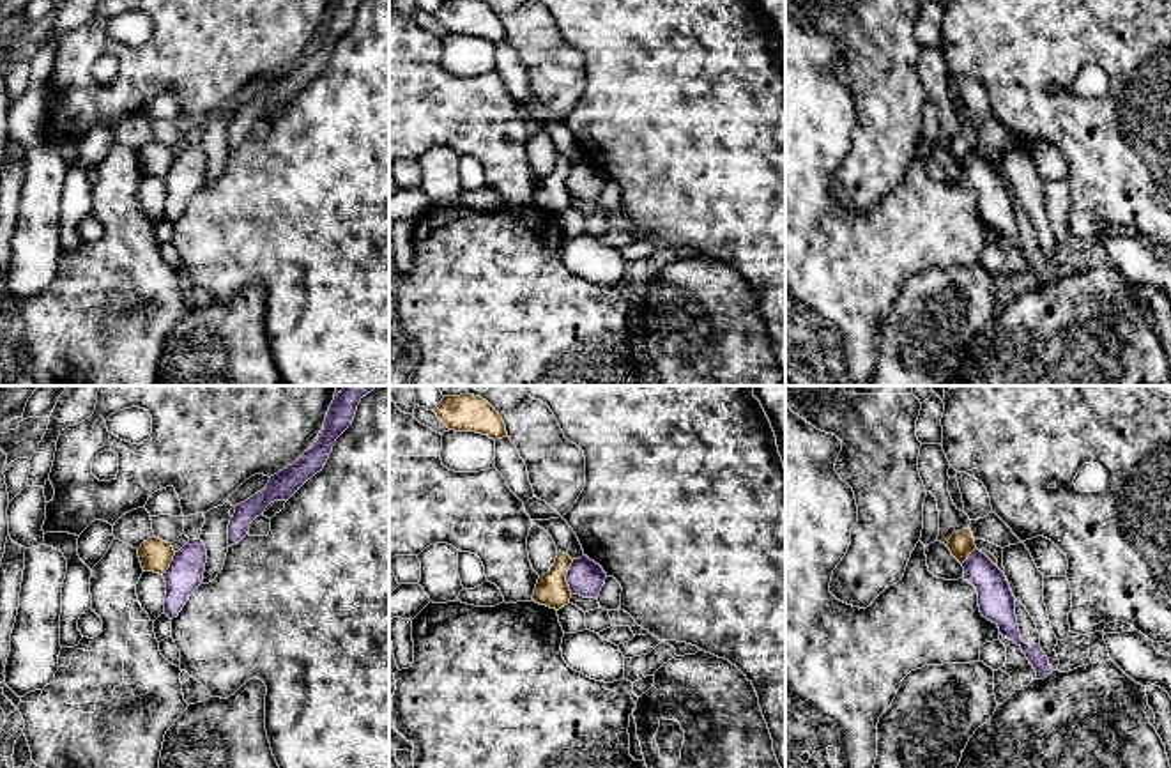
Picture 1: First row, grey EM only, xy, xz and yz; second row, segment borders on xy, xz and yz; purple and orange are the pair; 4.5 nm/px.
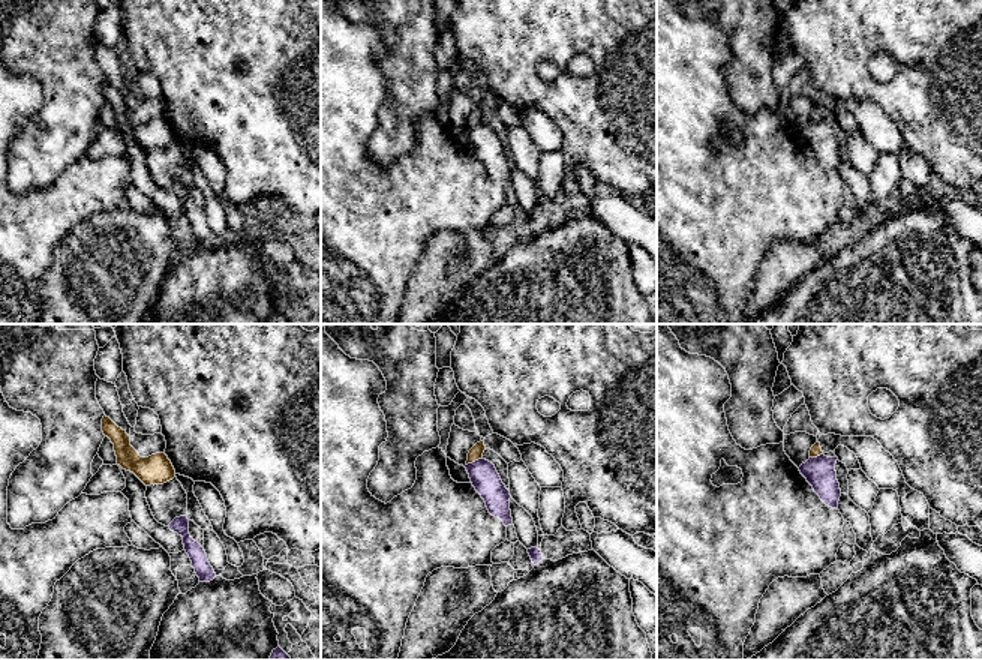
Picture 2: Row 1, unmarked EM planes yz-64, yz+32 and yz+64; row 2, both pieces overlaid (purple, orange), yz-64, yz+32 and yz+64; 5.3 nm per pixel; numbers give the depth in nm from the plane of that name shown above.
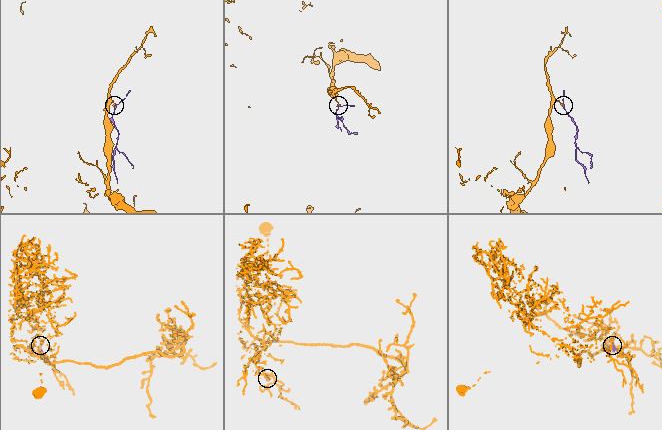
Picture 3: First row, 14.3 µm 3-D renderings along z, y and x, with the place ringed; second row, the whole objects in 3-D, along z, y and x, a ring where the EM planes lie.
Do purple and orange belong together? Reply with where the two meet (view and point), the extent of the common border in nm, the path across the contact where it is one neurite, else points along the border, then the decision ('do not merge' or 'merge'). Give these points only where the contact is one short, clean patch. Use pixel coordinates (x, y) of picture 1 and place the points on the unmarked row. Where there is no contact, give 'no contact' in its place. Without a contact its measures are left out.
contact xz (566, 181); length 160 nm; border xz (574, 163), (566, 179), (570, 197); do not merge

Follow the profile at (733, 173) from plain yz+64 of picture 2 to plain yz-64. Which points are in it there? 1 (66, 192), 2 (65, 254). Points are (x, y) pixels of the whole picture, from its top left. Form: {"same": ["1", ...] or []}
{"same": ["1"]}

